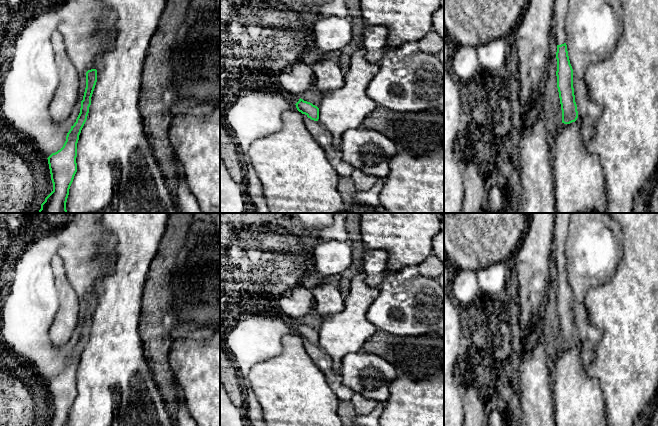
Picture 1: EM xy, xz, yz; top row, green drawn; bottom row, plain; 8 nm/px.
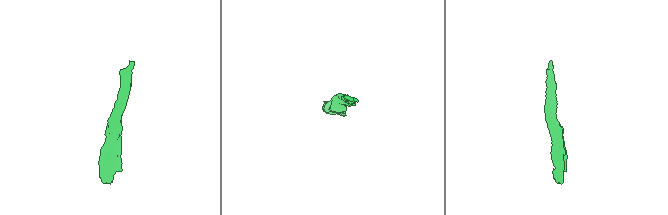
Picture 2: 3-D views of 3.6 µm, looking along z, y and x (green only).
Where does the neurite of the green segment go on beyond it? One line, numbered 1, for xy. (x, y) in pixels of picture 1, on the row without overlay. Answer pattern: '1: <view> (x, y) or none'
1: none

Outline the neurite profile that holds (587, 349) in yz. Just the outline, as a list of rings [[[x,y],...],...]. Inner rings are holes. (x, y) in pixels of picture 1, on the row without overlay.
[[[571,213],[565,247],[566,269],[584,366],[594,360],[594,345],[602,332],[590,323],[583,301],[591,288],[614,277],[623,256],[622,240],[621,226],[609,213]]]

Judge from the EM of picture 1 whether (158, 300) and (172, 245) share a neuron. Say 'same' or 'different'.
same

